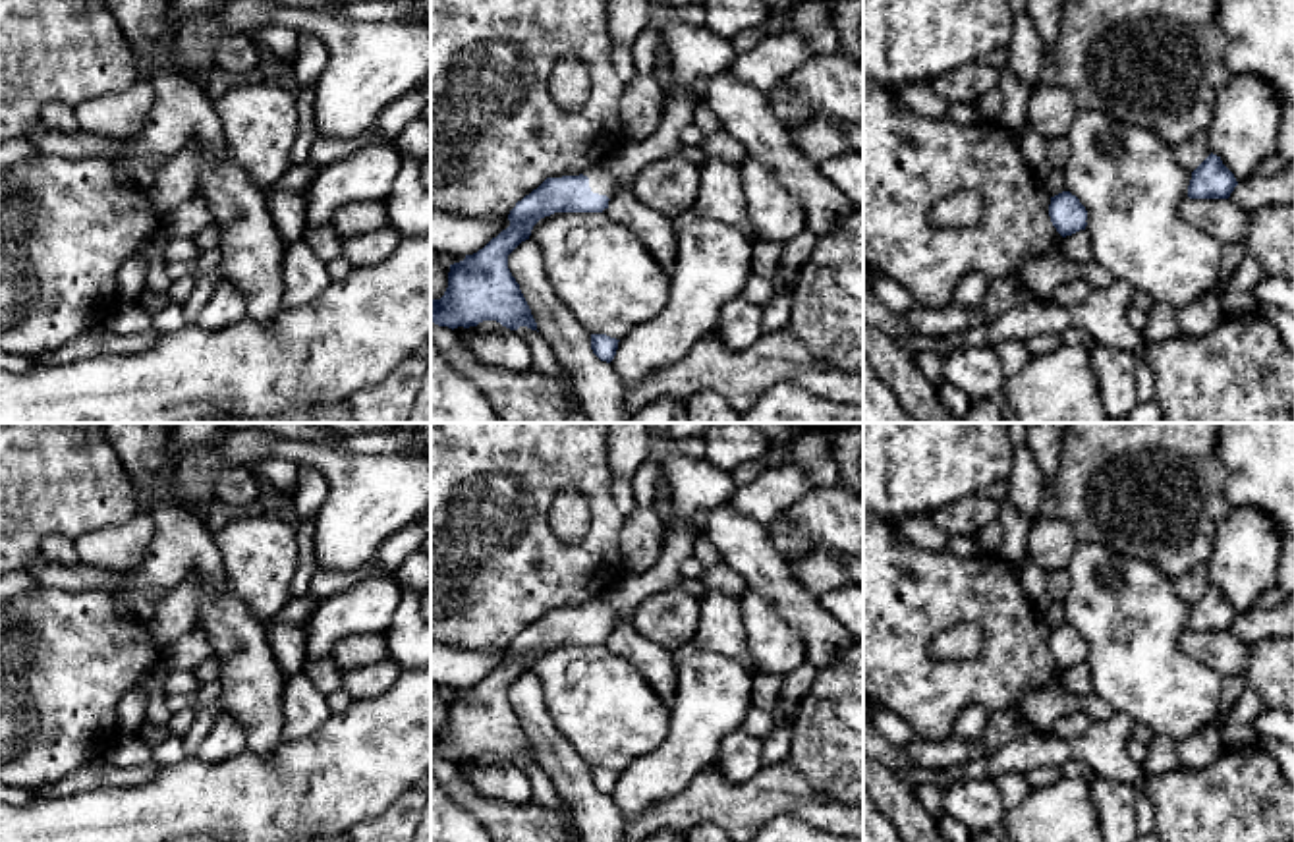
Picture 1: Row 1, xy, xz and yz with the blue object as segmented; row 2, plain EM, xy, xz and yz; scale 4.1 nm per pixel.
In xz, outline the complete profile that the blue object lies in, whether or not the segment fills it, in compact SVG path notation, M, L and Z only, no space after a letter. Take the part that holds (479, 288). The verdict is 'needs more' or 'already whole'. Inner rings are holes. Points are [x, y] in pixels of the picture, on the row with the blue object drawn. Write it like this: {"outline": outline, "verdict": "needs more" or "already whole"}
{"outline": "M608 160L593 162L579 176L547 178L537 189L525 195L510 210L510 226L492 238L483 249L465 255L464 261L450 265L448 288L440 299L431 299L431 323L448 328L469 328L483 321L496 321L510 330L527 326L537 330L531 309L520 290L520 284L508 268L508 255L525 239L533 226L554 212L603 212L608 209L610 197L616 193L616 180Z", "verdict": "needs more"}

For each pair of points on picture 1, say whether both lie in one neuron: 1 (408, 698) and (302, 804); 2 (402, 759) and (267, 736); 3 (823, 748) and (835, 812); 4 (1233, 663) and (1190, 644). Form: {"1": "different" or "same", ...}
{"1": "same", "2": "different", "3": "different", "4": "same"}

